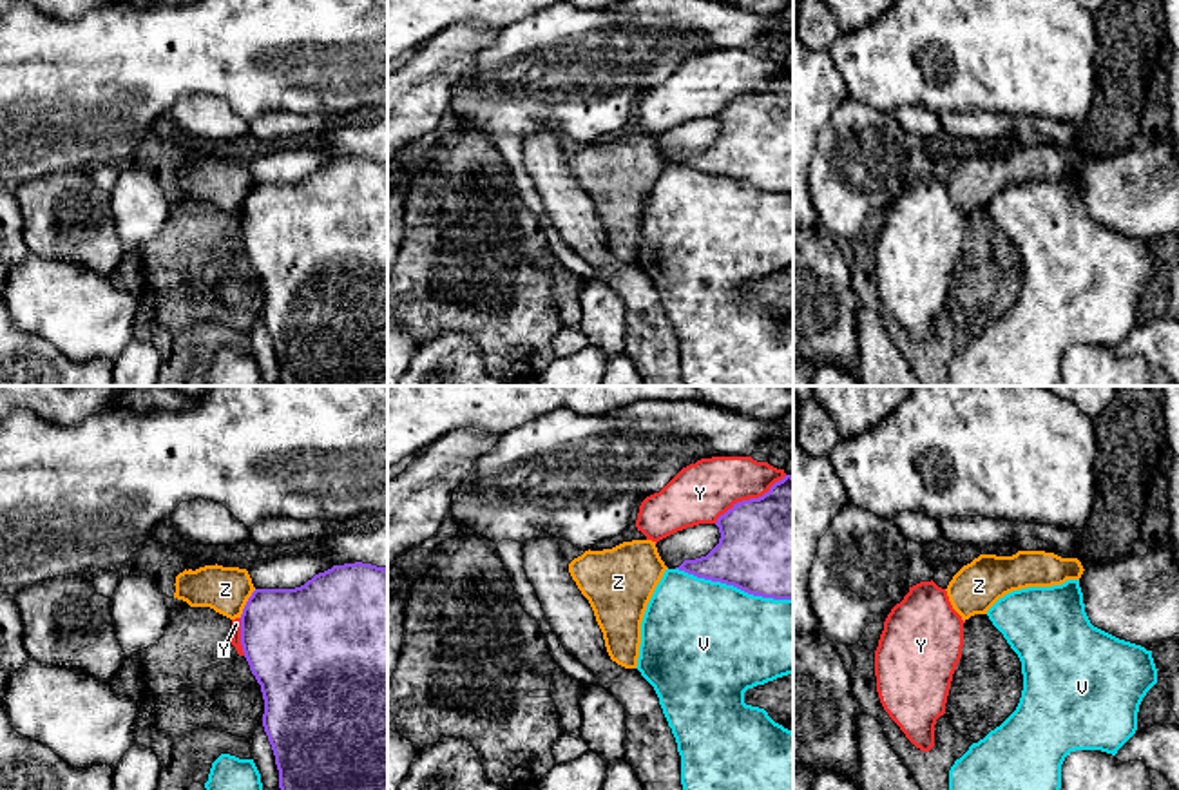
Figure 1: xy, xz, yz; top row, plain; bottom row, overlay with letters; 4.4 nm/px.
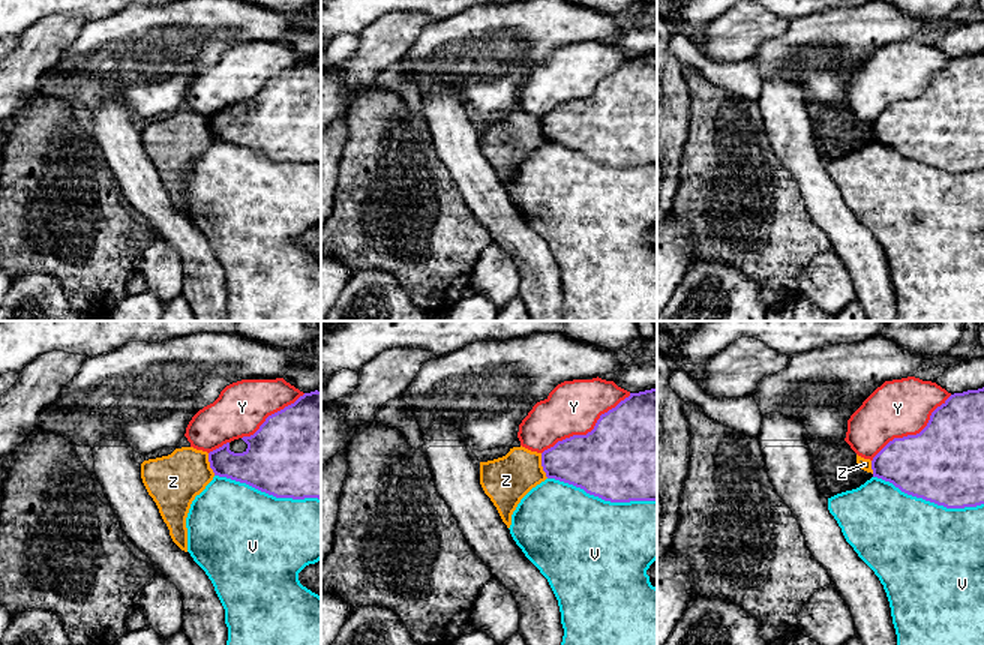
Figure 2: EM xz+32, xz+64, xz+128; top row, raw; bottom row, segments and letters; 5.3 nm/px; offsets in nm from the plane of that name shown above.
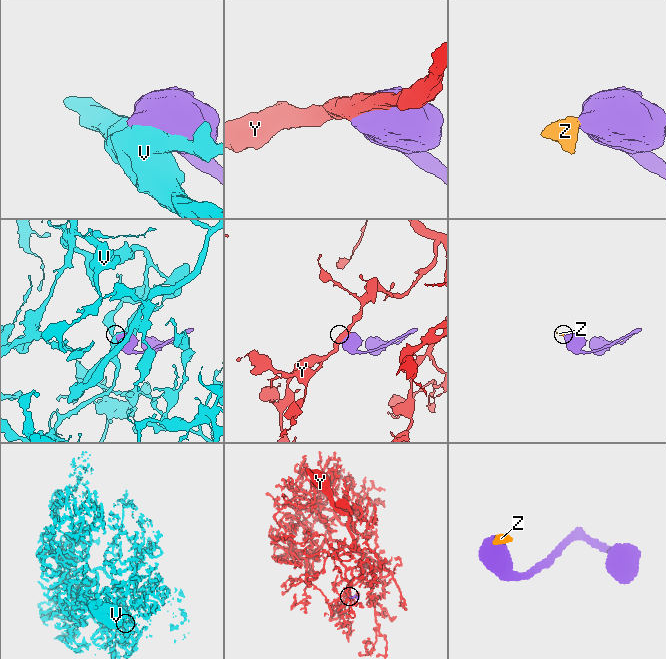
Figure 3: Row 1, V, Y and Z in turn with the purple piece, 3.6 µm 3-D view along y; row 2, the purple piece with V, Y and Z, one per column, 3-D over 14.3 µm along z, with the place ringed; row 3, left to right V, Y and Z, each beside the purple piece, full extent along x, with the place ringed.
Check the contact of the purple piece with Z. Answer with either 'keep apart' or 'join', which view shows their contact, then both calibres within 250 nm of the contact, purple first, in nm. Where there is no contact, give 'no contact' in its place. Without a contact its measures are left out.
keep apart | xy | 440/200 nm

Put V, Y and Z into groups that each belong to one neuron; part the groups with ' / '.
V / Y / Z

